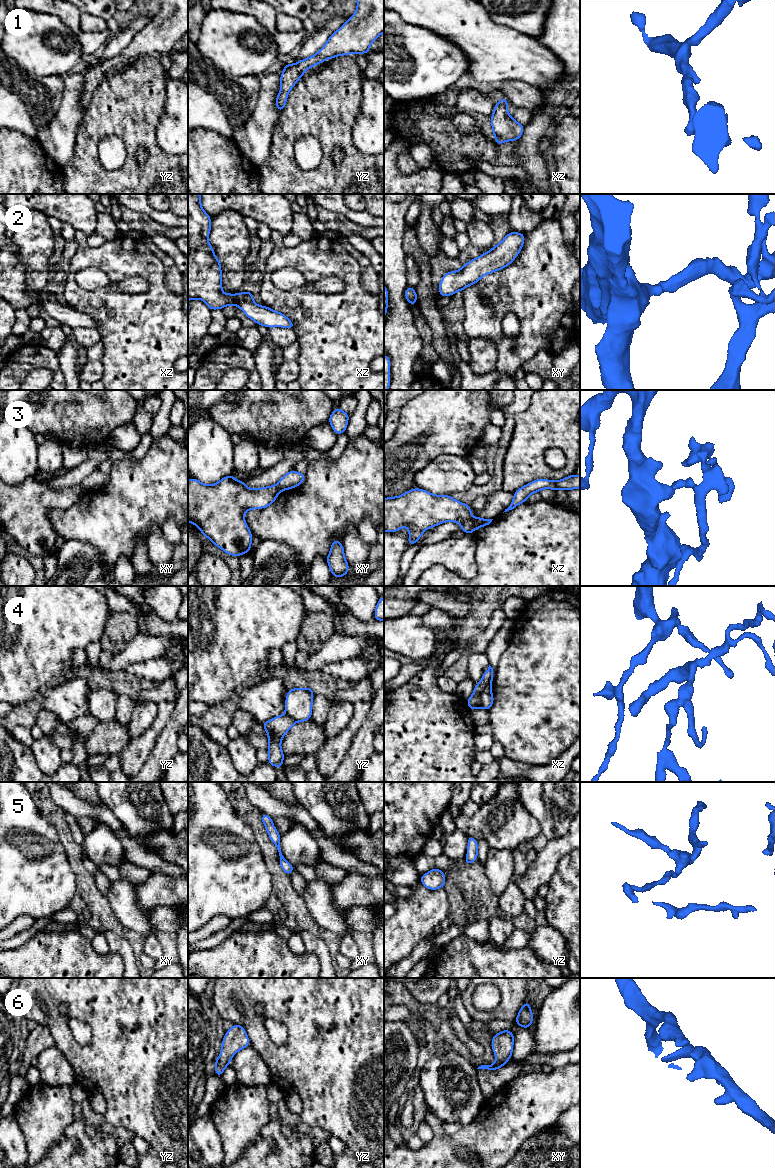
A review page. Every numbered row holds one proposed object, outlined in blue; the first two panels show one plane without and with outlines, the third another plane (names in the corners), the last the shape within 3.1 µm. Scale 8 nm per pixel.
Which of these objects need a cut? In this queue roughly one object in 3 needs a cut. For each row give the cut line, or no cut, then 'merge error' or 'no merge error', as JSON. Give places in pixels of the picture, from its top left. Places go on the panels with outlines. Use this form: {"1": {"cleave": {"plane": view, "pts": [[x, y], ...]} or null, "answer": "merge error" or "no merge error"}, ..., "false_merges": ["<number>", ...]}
{"1": {"cleave": null, "answer": "no merge error"}, "2": {"cleave": null, "answer": "no merge error"}, "3": {"cleave": {"plane": "xz", "pts": [[475, 517], [473, 529]]}, "answer": "merge error"}, "4": {"cleave": {"plane": "xz", "pts": [[490, 685], [482, 691], [479, 706]]}, "answer": "merge error"}, "5": {"cleave": null, "answer": "no merge error"}, "6": {"cleave": null, "answer": "no merge error"}, "false_merges": ["3", "4"]}

